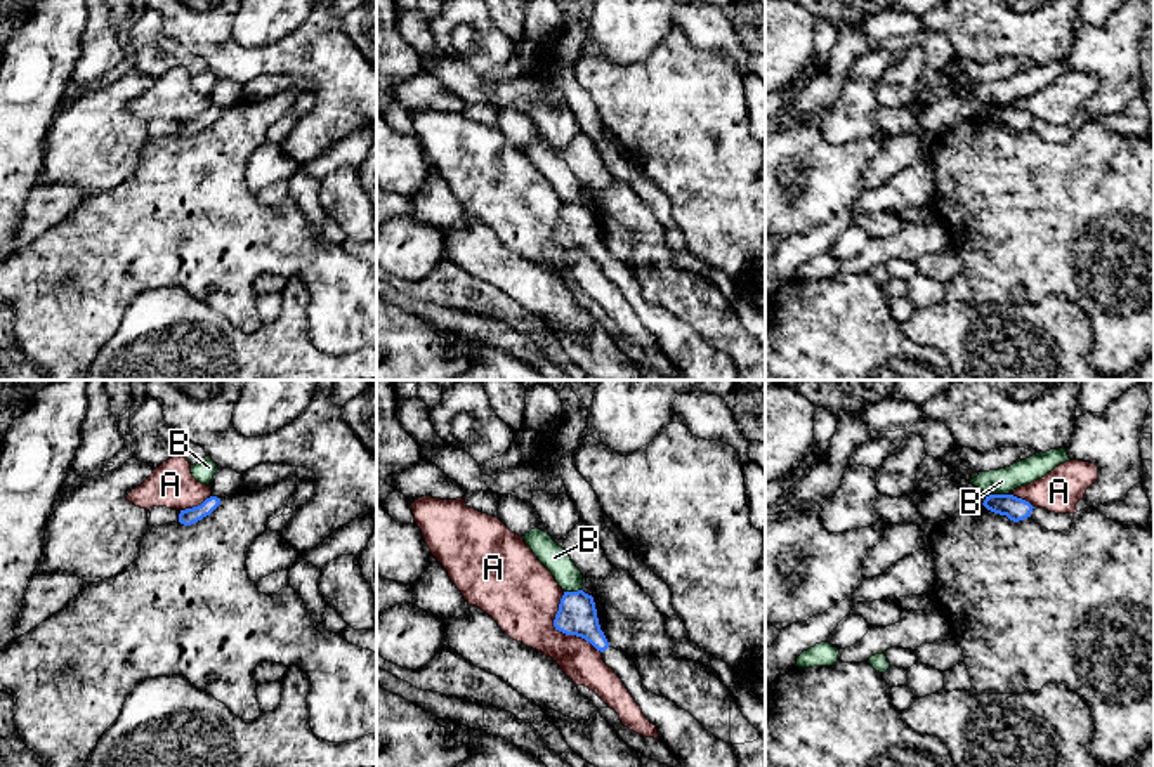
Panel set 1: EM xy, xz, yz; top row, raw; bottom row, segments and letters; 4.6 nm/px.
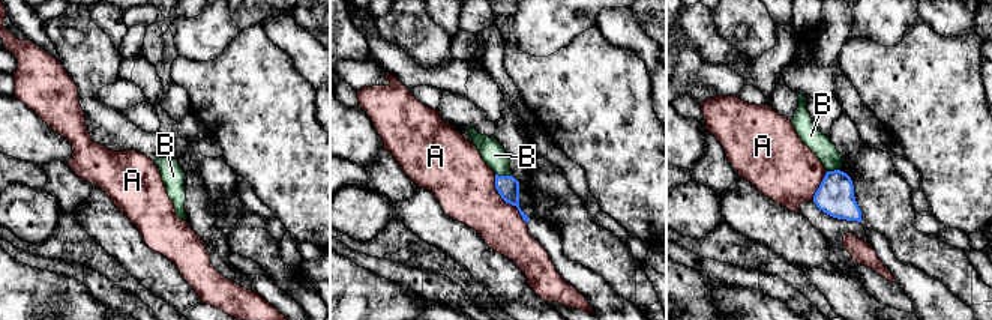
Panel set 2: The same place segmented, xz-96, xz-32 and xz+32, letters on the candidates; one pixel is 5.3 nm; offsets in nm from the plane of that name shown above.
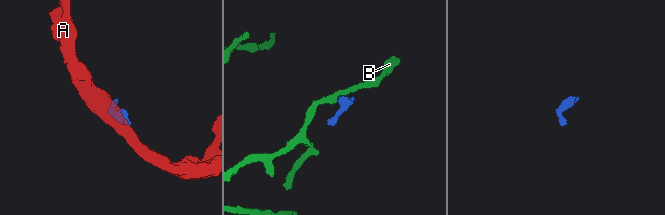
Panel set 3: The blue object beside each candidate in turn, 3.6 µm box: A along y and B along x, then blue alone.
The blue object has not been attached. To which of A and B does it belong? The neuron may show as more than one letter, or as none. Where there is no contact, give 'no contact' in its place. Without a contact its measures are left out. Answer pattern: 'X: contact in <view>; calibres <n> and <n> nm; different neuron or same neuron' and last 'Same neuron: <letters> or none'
A: contact in xz; calibres 180 and 340 nm; different neuron
B: contact in yz; calibres 110 and 120 nm; different neuron
Same neuron: none

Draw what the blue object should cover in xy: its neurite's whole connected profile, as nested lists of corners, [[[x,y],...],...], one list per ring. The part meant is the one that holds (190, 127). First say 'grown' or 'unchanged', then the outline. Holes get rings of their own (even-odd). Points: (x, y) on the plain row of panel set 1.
unchanged | [[[210,108],[201,116],[180,121],[179,134],[184,137],[191,137],[203,128],[210,127],[220,116],[220,109]]]

